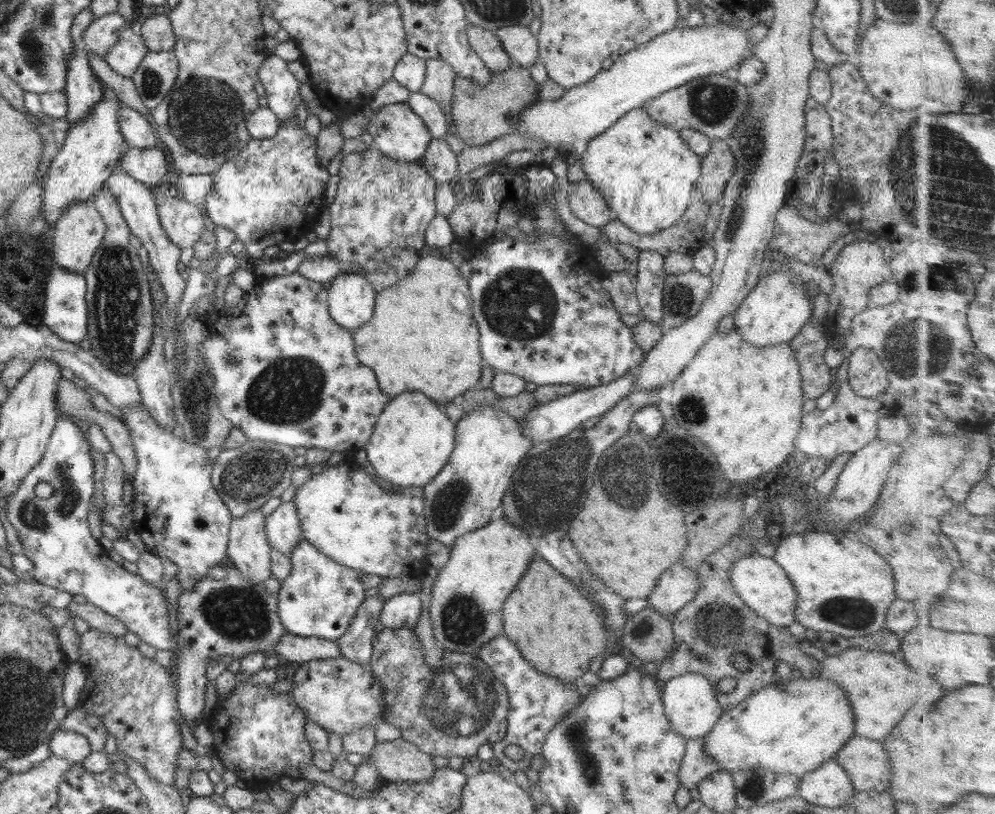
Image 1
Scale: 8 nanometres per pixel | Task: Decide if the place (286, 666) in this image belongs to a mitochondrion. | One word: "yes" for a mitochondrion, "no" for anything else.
no

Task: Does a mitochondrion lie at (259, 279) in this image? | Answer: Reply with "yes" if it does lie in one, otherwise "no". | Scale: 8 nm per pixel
no

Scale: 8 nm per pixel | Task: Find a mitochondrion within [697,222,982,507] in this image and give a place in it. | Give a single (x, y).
(912, 349)

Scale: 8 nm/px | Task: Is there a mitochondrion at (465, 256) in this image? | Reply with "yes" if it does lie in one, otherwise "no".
no

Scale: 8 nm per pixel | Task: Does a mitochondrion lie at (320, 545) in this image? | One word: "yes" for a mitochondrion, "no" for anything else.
no

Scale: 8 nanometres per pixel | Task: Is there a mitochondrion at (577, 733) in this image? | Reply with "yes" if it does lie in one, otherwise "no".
yes

